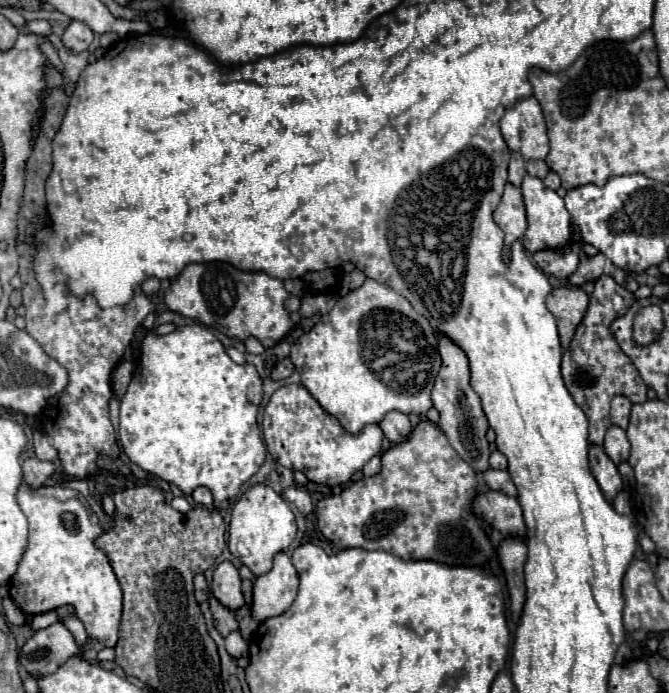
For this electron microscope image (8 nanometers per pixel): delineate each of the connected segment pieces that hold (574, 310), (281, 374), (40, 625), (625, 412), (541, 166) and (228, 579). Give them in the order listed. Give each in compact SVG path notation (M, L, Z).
M554 288L548 298L546 298L548 310L554 314L558 322L558 332L560 332L560 342L562 348L566 350L576 326L582 322L584 312L588 308L588 294L582 288Z
M284 358L284 360L280 360L280 362L276 364L276 368L272 370L270 378L272 378L272 380L284 380L284 378L288 378L292 372L294 372L294 364L290 362L290 358Z
M55 610L46 612L43 614L38 614L33 617L31 626L34 631L46 628L53 624L53 615L57 615Z
M614 396L612 400L612 410L610 410L610 418L612 418L612 424L620 426L620 428L628 428L628 416L630 416L630 408L632 408L632 402L626 398L626 396Z
M528 160L526 162L526 171L530 176L544 178L548 174L548 166L546 166L544 160Z
M222 562L214 570L214 580L212 580L212 594L220 600L222 606L230 610L238 610L244 606L244 596L242 596L242 580L238 574L238 568L232 562Z

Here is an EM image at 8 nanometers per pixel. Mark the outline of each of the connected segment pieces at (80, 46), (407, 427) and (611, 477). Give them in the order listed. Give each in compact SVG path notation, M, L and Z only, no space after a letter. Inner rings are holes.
M74 20L74 22L70 22L70 26L66 28L62 40L64 40L66 48L70 48L72 52L82 52L82 50L86 50L86 48L90 46L90 42L94 40L94 32L90 30L88 24Z
M388 412L384 416L384 420L380 422L380 428L392 444L406 440L406 436L410 436L410 432L412 432L412 424L410 424L408 416L402 412Z
M592 444L590 446L590 468L592 474L596 478L596 482L600 484L606 500L614 500L614 496L618 494L618 490L622 488L622 476L616 468L616 464L606 456L602 446Z

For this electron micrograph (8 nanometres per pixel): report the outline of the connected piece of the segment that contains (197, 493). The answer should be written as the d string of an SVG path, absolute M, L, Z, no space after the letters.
M204 486L202 488L196 488L192 492L192 498L194 498L196 504L202 504L206 508L212 508L212 492L208 488L204 488Z

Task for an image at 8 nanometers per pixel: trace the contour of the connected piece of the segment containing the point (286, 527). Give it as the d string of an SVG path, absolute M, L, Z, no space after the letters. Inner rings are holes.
M256 484L246 494L242 494L232 508L228 548L236 558L242 560L242 564L246 564L256 576L260 576L272 568L274 554L286 550L292 544L292 540L296 538L296 530L296 518L284 496L274 492L274 488L268 484Z

